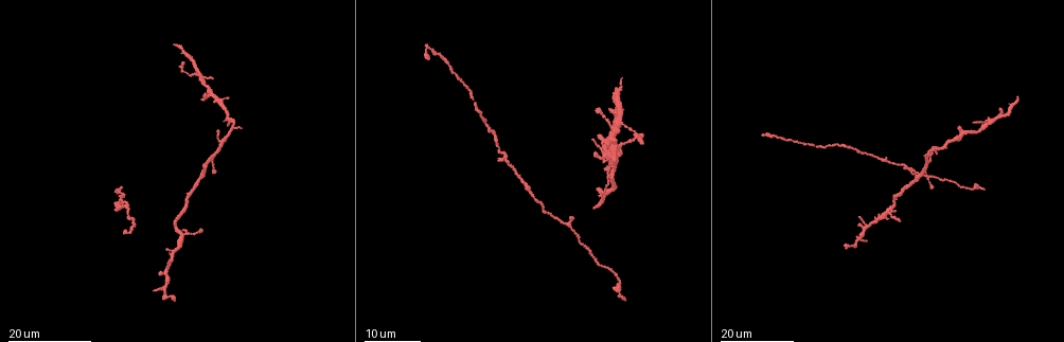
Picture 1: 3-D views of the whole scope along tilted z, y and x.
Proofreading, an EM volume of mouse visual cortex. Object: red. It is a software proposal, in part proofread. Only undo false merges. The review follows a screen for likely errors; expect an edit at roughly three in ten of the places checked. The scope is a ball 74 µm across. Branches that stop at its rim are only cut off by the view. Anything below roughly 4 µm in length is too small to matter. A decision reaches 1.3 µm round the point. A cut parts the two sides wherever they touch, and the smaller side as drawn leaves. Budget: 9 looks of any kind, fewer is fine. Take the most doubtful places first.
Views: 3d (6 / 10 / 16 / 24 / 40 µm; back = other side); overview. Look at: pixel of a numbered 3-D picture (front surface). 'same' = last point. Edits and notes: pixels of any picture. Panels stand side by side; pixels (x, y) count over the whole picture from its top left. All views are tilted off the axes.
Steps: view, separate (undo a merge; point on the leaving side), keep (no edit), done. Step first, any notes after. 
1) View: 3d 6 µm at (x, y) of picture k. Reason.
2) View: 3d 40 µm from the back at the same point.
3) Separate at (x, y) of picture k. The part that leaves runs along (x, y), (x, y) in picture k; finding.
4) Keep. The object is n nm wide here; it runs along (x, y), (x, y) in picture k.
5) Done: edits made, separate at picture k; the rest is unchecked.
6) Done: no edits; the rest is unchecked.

View: 3d 16 µm at (926, 173) of picture 1.

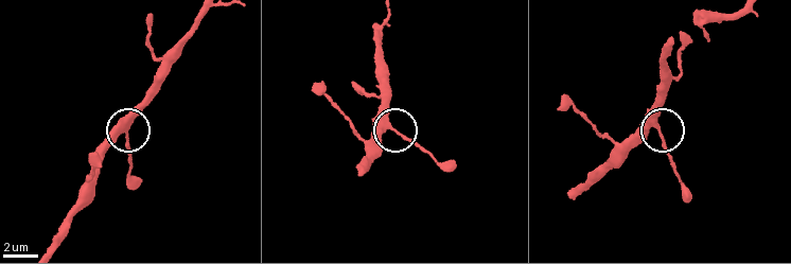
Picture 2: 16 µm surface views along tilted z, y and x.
View: 3d 6 µm at (128, 129) of picture 2.

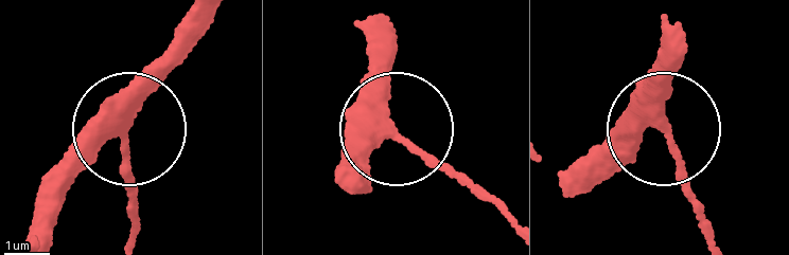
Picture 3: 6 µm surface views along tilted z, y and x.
Keep. The side arm is 5 µm long; one neuron here.

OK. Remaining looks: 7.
View: 3d 16 µm at (991, 123) of picture 1. Four or more arms meet.

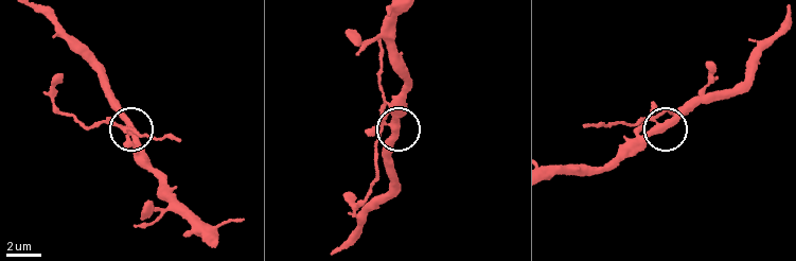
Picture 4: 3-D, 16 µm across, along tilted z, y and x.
View: 3d 6 µm at (659, 126) of picture 4.

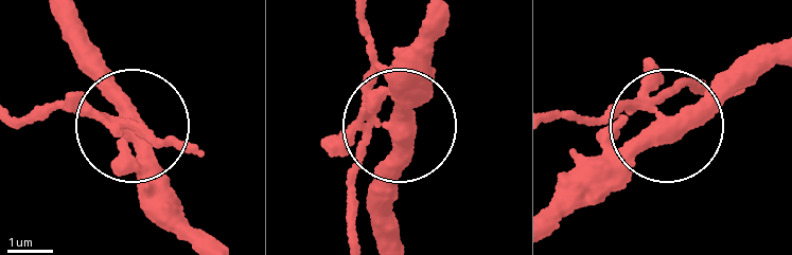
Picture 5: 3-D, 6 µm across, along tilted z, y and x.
Separate at (351, 187) of picture 5. The side arm is 8 µm long; the part that leaves runs along (371, 125), (353, 234) in picture 5; a second neuron is stuck on.

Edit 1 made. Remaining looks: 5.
View: overview.

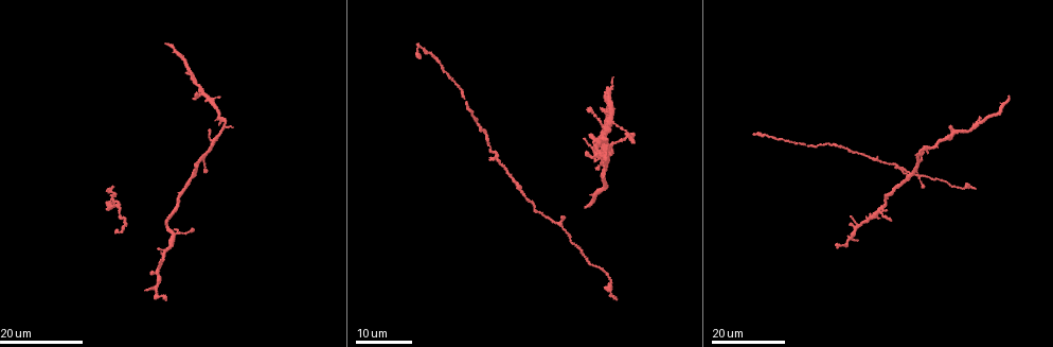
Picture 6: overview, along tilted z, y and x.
View: 3d 16 µm at (877, 209) of picture 6. Three-way junction.

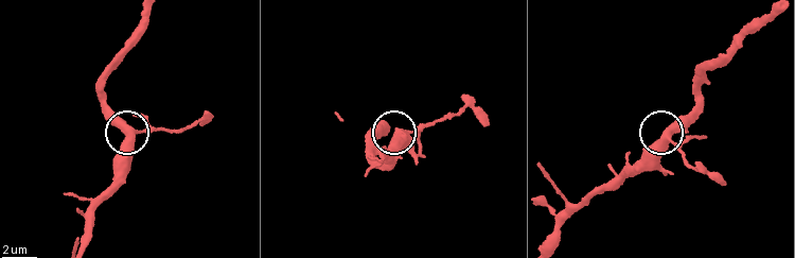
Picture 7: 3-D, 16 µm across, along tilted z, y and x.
View: 3d 10 µm at (132, 134) of picture 7.

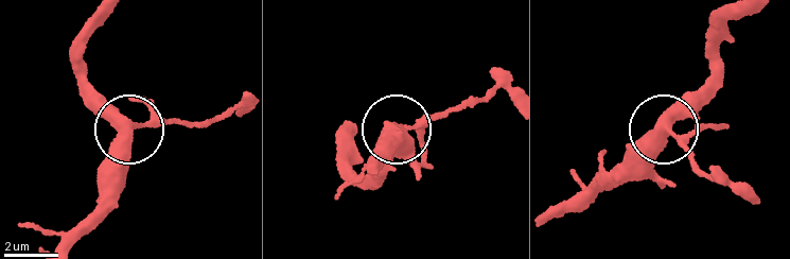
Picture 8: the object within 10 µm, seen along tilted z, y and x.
Separate at (137, 99) of picture 8. The object is 390 nm wide here; the part that leaves runs along (418, 125), (496, 91), (508, 95) in picture 8; two neurons meet here.

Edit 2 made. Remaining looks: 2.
Done: edits made, separate at picture 5, separate at picture 8; the rest is unchecked.

